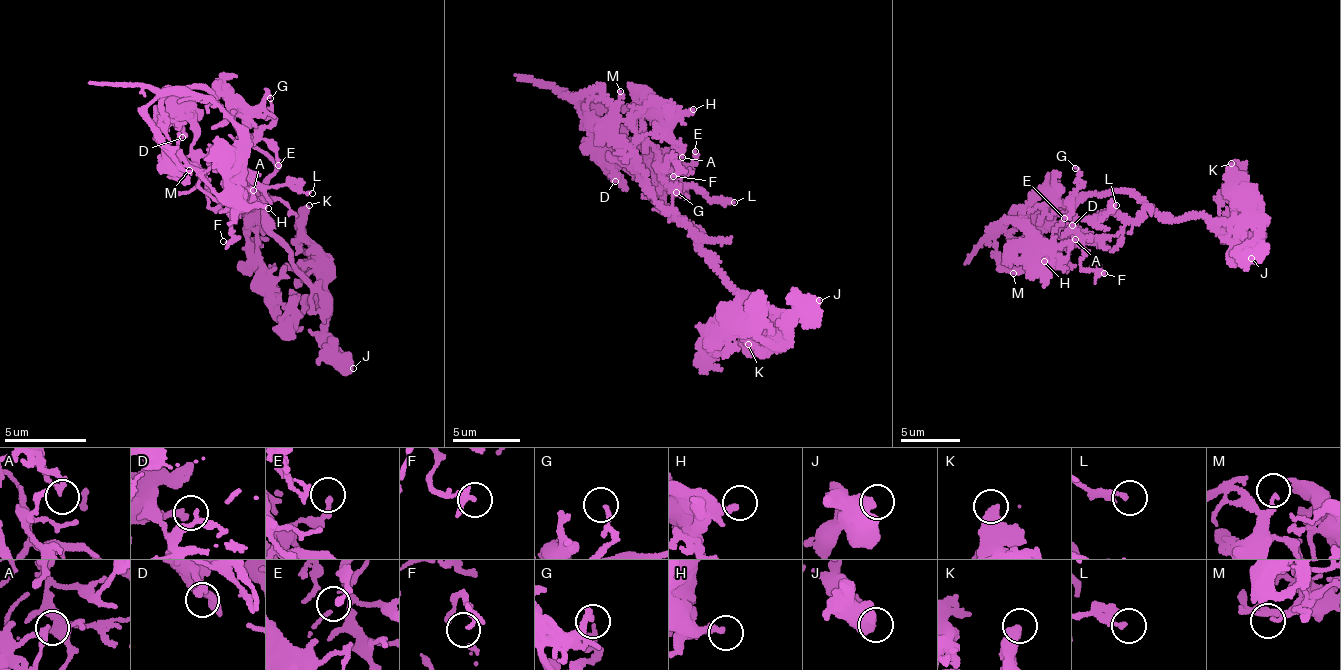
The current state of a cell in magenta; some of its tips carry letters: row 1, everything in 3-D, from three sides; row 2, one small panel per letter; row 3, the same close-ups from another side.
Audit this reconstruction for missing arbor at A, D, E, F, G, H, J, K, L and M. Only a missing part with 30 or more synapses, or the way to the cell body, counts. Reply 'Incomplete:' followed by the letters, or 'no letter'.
Incomplete: no letter

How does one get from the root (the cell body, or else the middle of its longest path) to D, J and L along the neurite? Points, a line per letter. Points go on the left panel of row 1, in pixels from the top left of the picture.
D: (262, 151), (244, 134), (247, 127), (235, 122), (226, 97), (217, 90), (179, 88), (174, 106), (182, 137)
J: (262, 151), (274, 167), (261, 203), (271, 232), (286, 243), (317, 287), (328, 312), (326, 349), (353, 368)
L: (262, 151), (250, 142), (246, 131), (248, 140), (239, 158), (263, 186), (301, 186), (304, 192), (312, 193)

